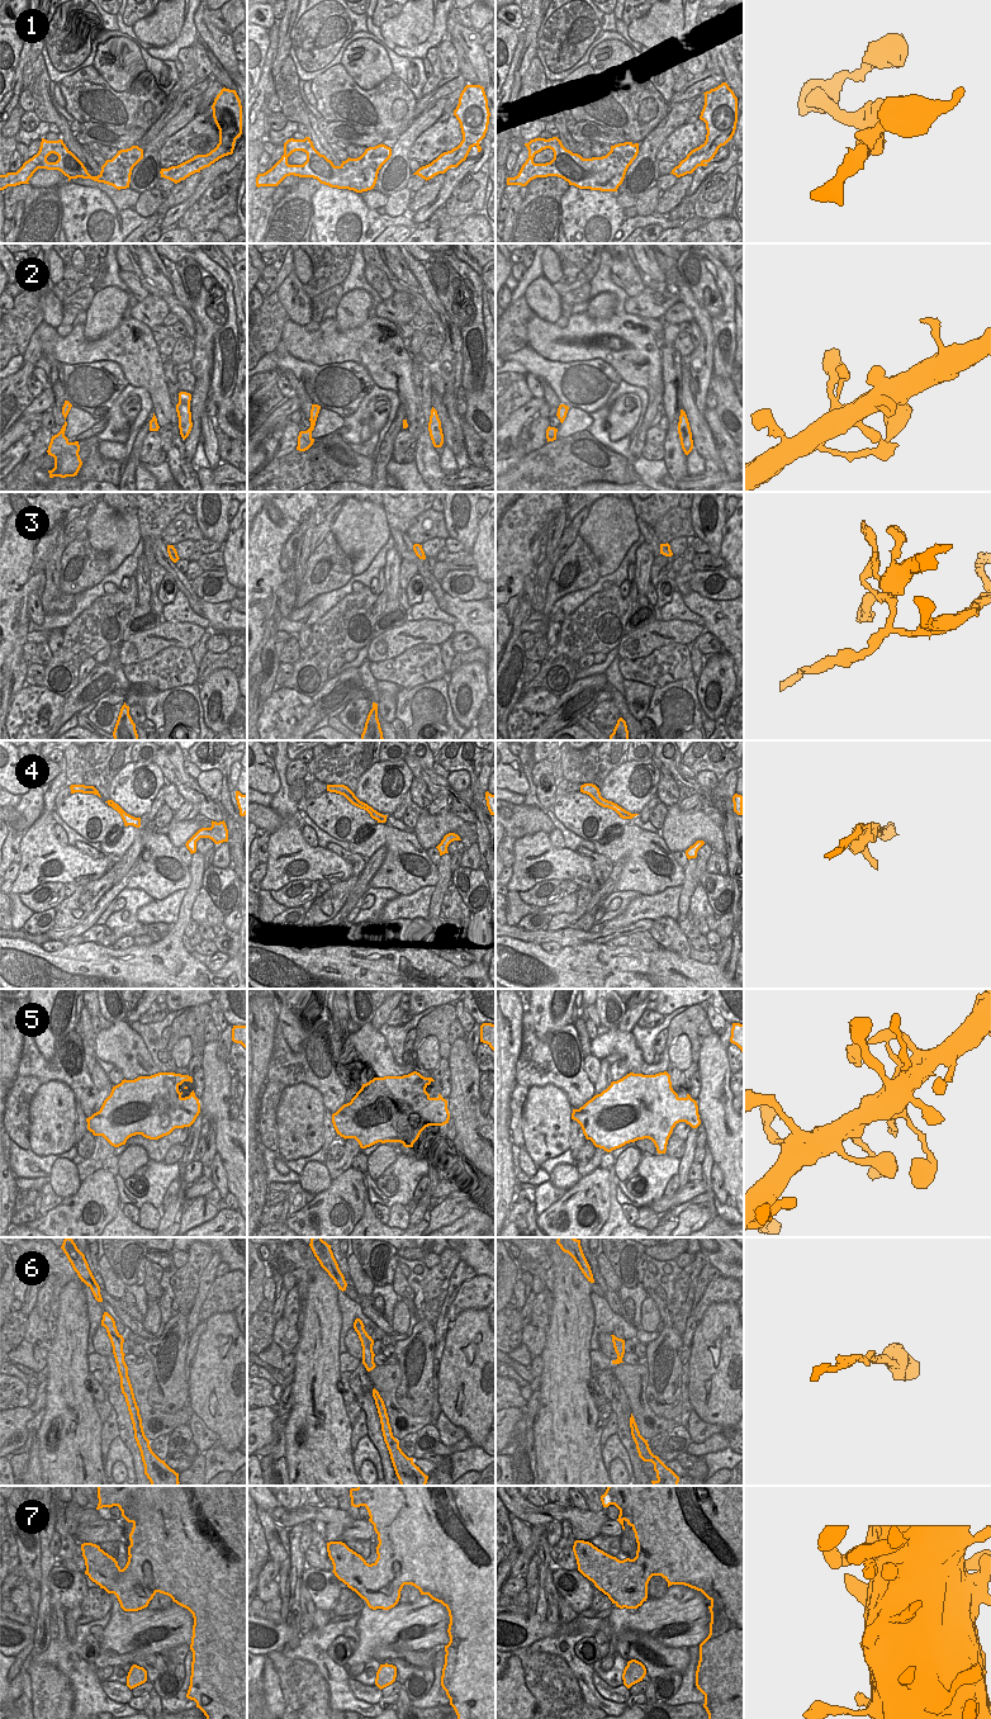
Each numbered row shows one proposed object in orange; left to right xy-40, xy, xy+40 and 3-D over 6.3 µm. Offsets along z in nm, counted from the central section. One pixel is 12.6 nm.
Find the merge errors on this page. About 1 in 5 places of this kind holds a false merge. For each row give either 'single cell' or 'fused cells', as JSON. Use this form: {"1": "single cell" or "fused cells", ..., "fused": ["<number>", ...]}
{"1": "single cell", "2": "single cell", "3": "fused cells", "4": "fused cells", "5": "single cell", "6": "single cell", "7": "single cell", "fused": ["3", "4"]}

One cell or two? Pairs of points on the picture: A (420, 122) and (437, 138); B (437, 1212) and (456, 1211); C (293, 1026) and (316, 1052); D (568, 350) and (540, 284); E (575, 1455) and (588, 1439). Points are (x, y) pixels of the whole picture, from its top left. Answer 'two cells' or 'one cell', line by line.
A: two cells
B: one cell
C: two cells
D: two cells
E: one cell

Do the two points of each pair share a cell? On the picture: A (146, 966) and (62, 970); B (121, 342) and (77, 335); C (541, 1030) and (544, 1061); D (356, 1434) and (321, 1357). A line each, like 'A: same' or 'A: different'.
A: same
B: same
C: different
D: different

